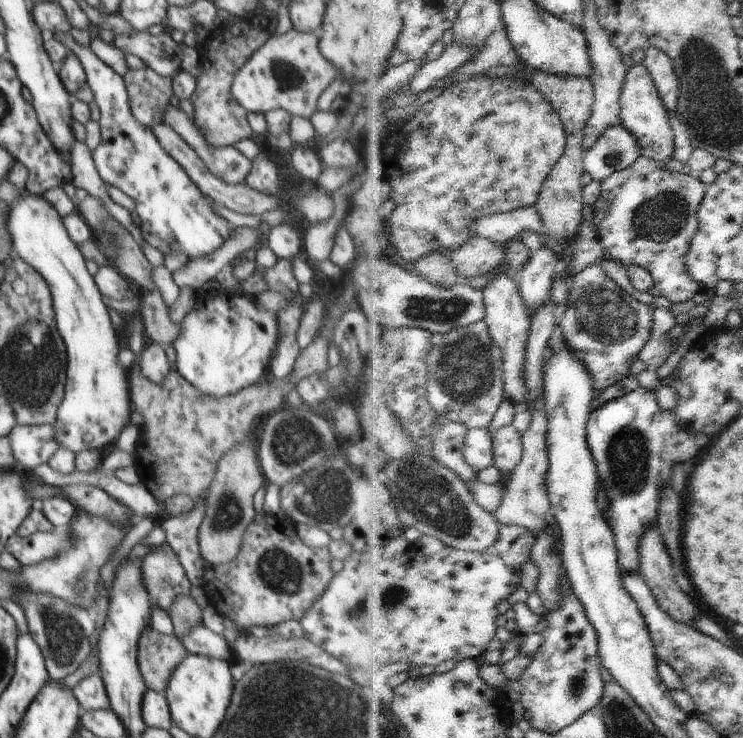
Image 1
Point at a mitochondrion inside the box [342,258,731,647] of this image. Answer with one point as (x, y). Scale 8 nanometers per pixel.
(429, 497)

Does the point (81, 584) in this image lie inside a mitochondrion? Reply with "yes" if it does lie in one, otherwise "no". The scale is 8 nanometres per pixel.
yes

